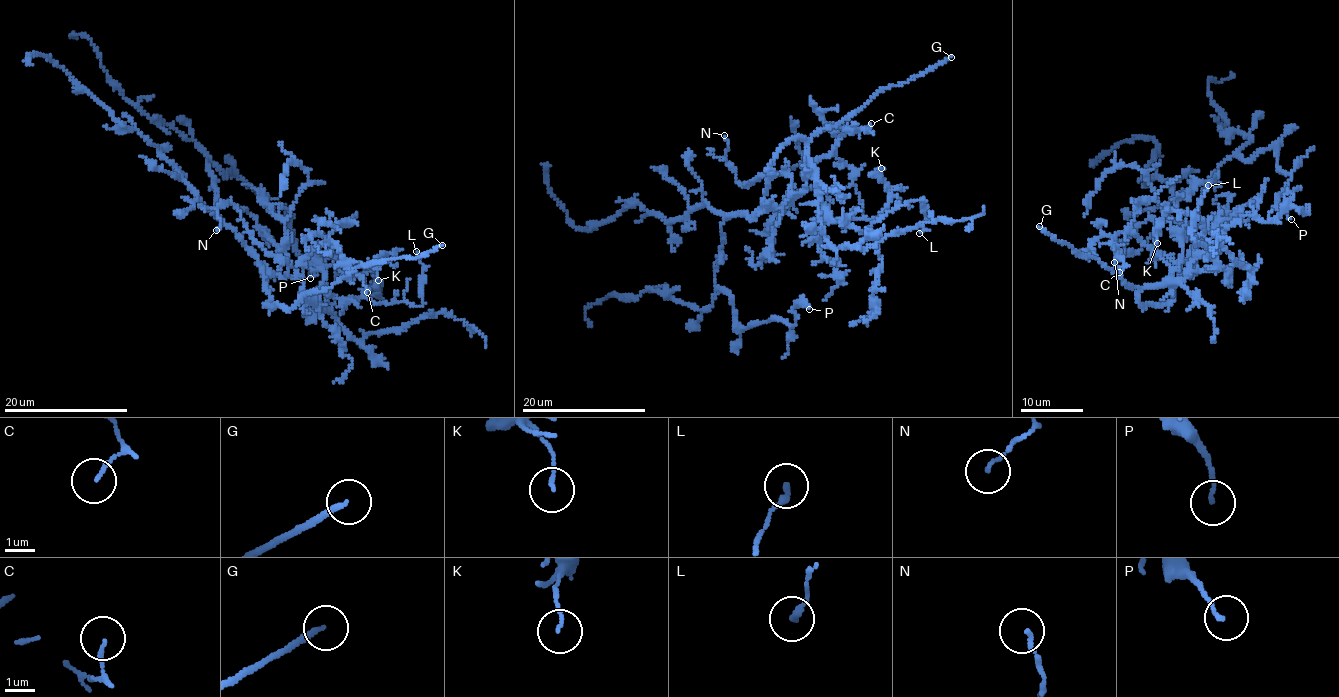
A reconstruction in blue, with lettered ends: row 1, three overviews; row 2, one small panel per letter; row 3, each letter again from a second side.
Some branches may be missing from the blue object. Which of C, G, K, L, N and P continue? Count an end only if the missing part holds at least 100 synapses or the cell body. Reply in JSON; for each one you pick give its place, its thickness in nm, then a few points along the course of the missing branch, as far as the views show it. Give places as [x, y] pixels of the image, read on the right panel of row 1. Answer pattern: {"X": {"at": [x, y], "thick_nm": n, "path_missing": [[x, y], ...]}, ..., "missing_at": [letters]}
{"G": {"at": [1039, 226], "thick_nm": 180}, "missing_at": ["G"]}

